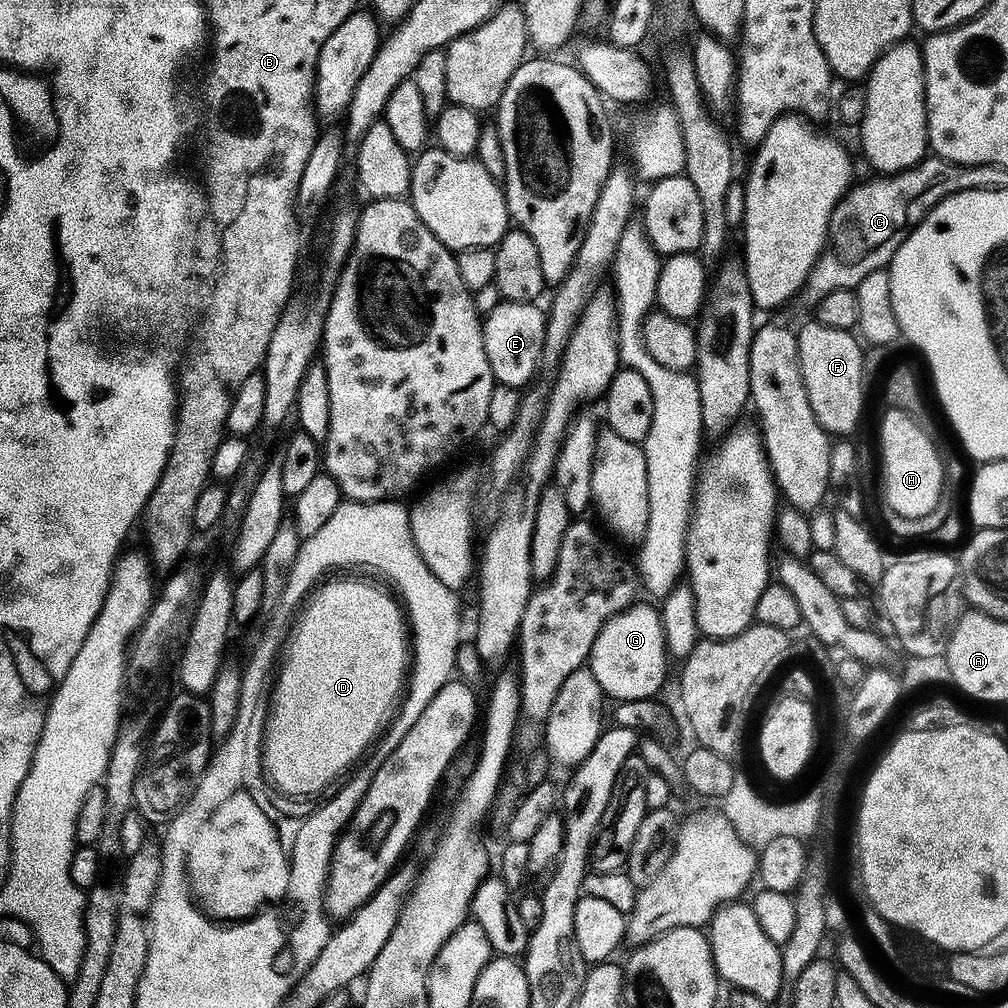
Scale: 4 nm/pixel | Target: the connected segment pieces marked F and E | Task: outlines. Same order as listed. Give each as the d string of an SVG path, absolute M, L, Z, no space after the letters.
M812 322L809 328L796 332L800 373L814 418L824 431L836 438L844 438L860 424L864 412L864 353L861 341L851 331L830 324Z
M504 300L483 317L484 345L486 358L490 362L492 378L496 384L523 389L528 379L541 365L540 354L544 349L544 321L546 312L539 303L514 302Z

